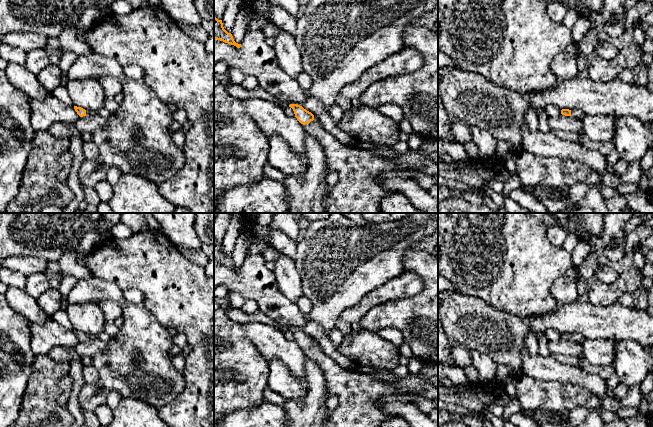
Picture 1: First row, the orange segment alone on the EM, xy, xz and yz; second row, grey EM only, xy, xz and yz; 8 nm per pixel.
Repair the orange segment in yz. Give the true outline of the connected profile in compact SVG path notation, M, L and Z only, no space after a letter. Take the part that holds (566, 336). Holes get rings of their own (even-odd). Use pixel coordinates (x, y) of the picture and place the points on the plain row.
M562 333L561 338L565 340L572 340L574 342L581 343L583 342L586 338L580 334L580 333L574 333L574 334L569 334L569 333Z

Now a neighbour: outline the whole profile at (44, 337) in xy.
M51 317L45 324L29 324L31 350L38 356L48 354L54 347L75 348L80 340L73 329L63 328Z

